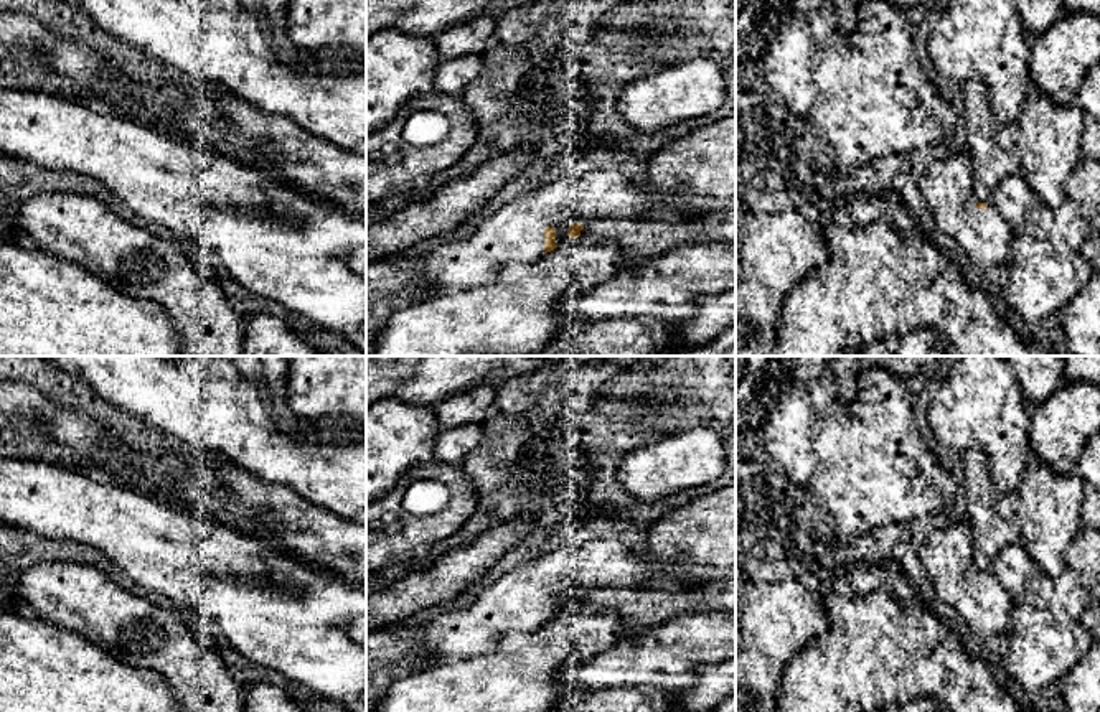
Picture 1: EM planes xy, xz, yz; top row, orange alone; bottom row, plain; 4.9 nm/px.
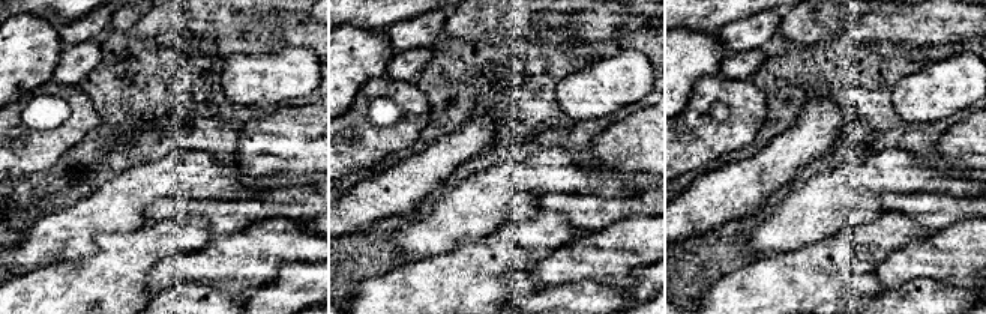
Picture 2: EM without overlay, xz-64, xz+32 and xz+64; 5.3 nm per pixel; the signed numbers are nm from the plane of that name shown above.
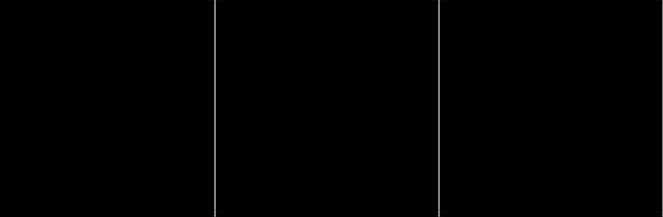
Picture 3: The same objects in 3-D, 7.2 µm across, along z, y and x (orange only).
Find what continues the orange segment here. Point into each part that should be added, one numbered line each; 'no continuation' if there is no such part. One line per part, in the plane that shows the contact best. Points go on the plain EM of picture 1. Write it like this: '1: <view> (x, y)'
1: xz (515, 602)

